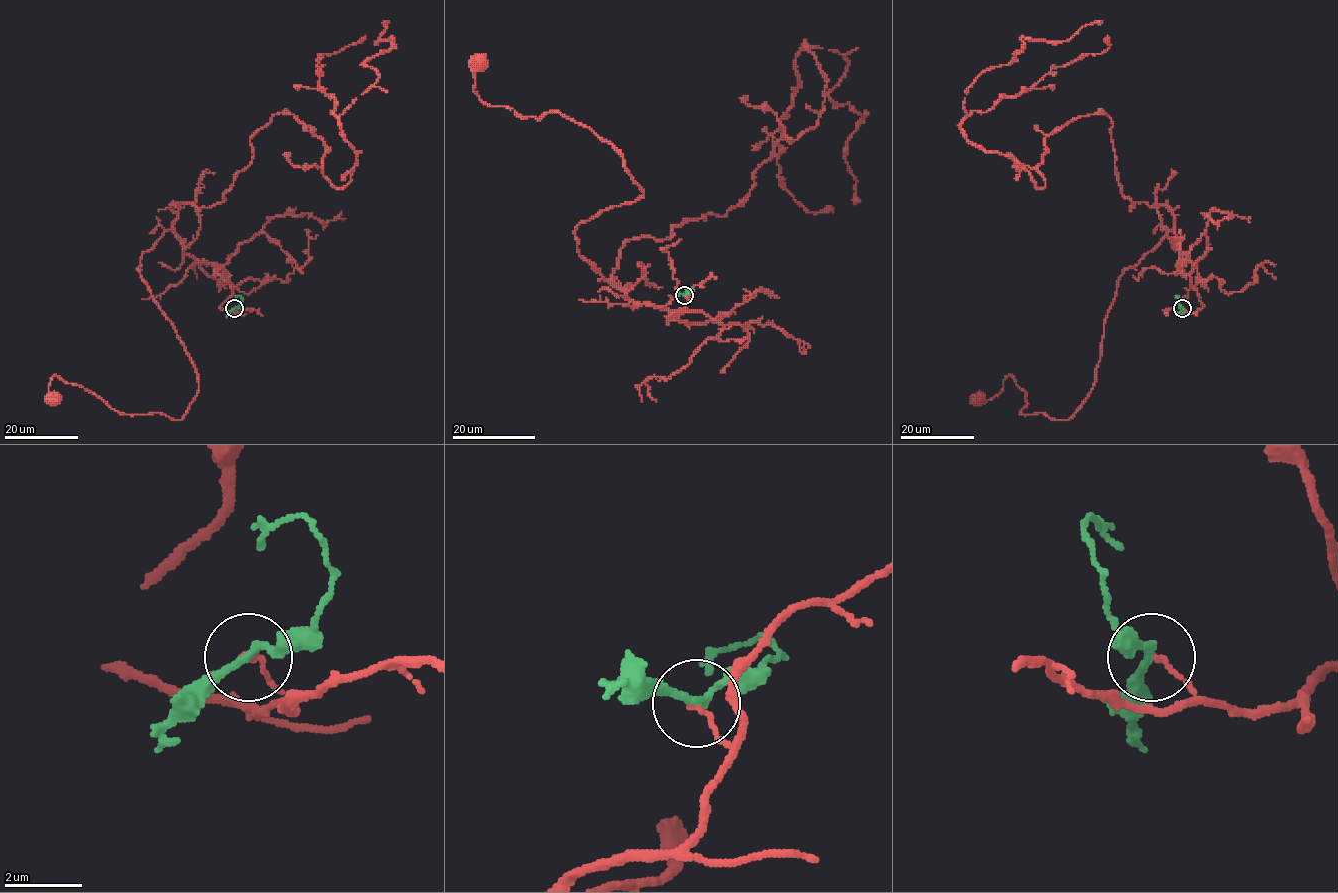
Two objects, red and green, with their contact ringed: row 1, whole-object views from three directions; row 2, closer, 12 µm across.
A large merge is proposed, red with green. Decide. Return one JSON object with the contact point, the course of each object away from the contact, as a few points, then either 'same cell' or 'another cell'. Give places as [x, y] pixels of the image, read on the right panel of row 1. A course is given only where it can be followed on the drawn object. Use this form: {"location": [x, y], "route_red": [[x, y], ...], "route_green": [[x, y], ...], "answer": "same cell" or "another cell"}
{"location": [1182, 308], "route_red": [[1182, 308], [1203, 307], [1172, 230], [1119, 279], [1074, 414], [1022, 414], [1011, 375], [978, 398]], "route_green": [[1182, 308], [1176, 295], [1179, 298]], "answer": "another cell"}

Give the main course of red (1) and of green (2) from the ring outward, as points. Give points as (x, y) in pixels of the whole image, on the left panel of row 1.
1: (235, 308), (222, 269), (165, 231), (138, 269), (197, 375), (186, 414), (124, 414), (56, 375), (54, 398)
2: (235, 308), (242, 301), (239, 295), (236, 298)

